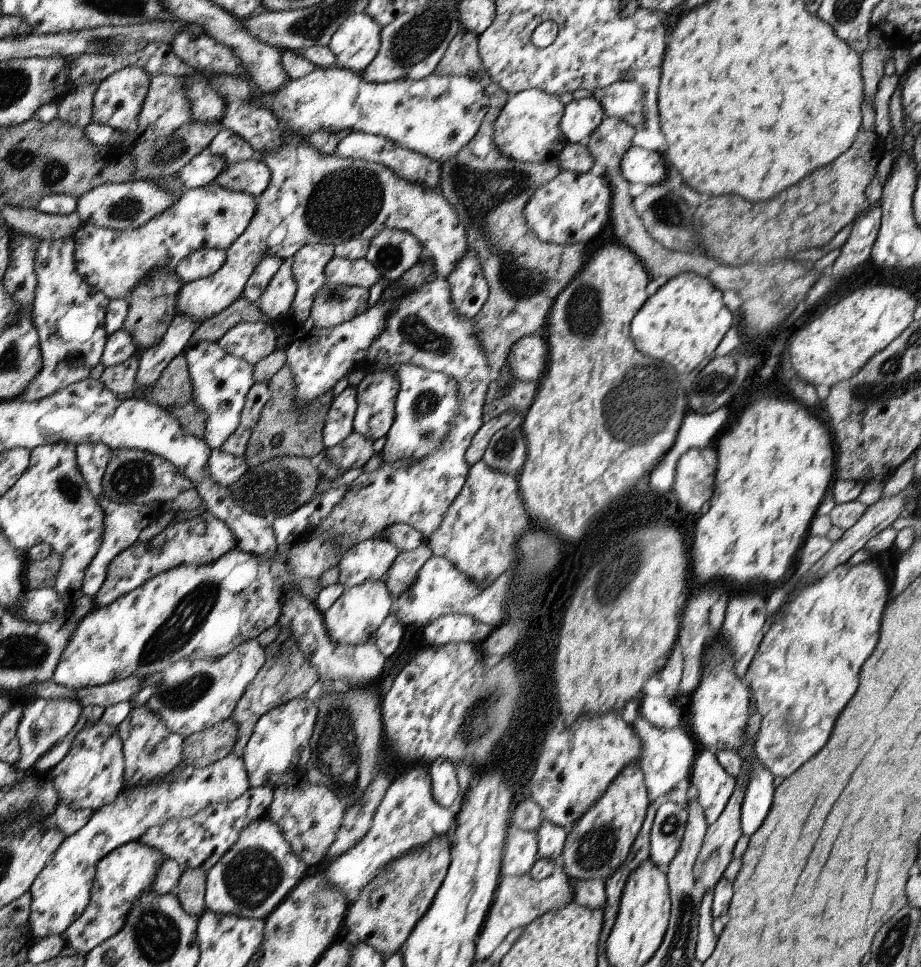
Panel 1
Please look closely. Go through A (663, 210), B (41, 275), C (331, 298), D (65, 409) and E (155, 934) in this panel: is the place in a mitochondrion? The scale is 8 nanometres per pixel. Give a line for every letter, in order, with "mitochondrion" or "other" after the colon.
A: mitochondrion
B: other
C: mitochondrion
D: other
E: mitochondrion

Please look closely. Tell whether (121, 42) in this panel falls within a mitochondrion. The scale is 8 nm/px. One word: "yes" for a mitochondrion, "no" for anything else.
yes

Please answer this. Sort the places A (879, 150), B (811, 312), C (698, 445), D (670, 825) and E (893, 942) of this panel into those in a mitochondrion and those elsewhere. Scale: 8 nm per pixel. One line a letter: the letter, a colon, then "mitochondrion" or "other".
A: other
B: other
C: other
D: mitochondrion
E: mitochondrion

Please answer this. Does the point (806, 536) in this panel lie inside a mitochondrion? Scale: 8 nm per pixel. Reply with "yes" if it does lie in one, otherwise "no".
no

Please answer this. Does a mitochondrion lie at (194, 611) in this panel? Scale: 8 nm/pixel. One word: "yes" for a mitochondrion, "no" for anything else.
yes

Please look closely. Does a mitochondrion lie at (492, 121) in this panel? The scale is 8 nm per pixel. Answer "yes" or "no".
no

